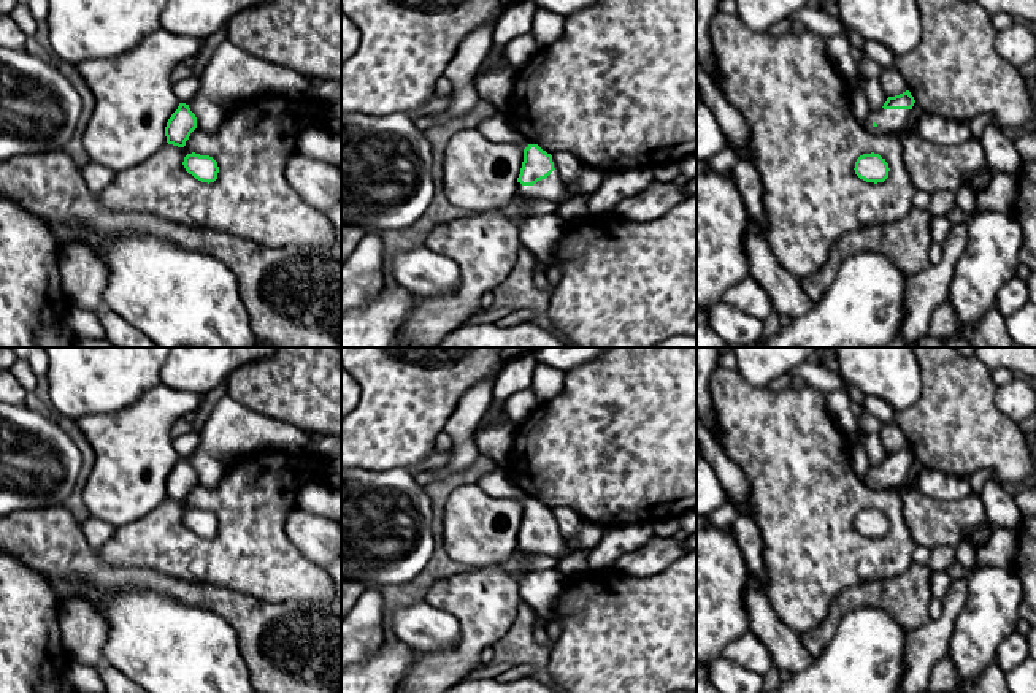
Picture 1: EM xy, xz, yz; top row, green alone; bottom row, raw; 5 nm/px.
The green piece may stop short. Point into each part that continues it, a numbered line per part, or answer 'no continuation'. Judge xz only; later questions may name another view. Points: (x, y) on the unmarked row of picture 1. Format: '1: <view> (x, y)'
1: xz (497, 484)
2: xz (551, 544)

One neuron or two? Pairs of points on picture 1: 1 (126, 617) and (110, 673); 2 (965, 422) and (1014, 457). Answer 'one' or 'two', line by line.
1: two
2: one

